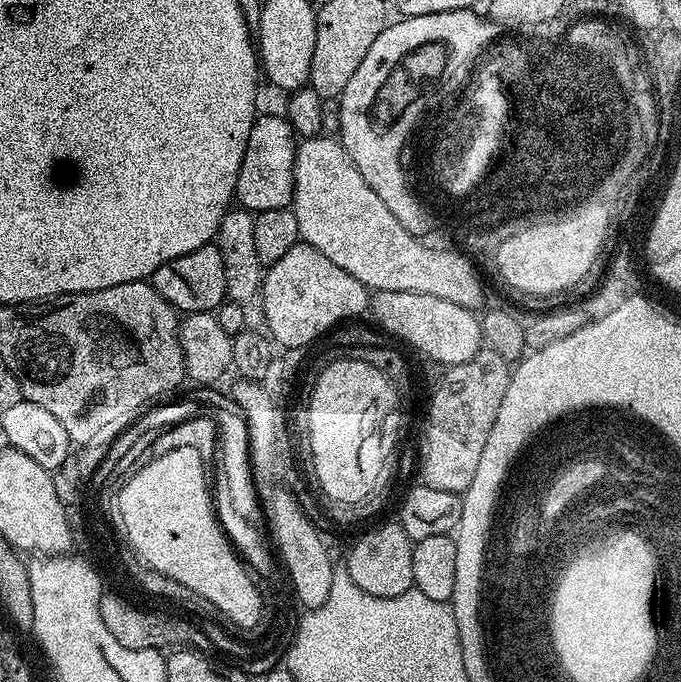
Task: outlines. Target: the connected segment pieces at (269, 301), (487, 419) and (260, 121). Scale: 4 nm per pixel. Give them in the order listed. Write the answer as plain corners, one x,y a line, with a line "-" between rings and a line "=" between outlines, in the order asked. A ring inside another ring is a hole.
303,242
290,246
283,258
267,265
258,300
264,303
264,320
271,339
284,350
304,348
339,320
360,316
370,308
369,289
354,274
346,274
326,254
=
481,350
470,362
451,365
440,380
428,404
428,421
424,424
424,441
418,451
418,476
434,490
463,494
474,482
474,470
486,450
486,438
494,430
498,406
506,394
510,375
509,361
494,351
=
257,115
250,126
250,138
246,138
246,154
242,154
242,166
238,170
235,203
253,214
289,207
295,190
297,145
298,137
287,118

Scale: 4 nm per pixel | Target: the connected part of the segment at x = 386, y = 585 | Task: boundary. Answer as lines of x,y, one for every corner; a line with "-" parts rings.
398,522
384,524
381,528
372,528
369,532
362,533
353,542
346,564
346,571
350,574
354,586
366,590
366,594
374,594
374,598
398,598
398,594
413,591
413,543

